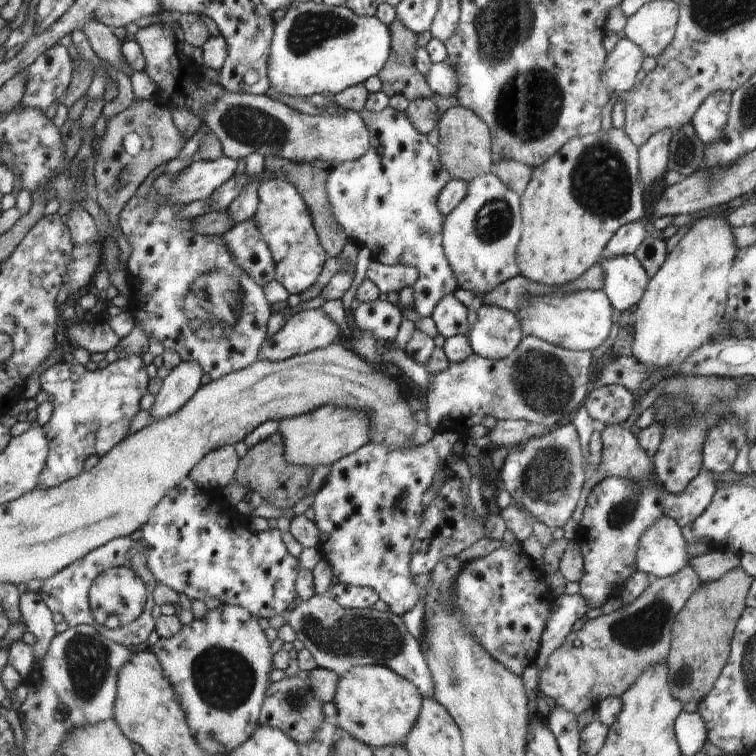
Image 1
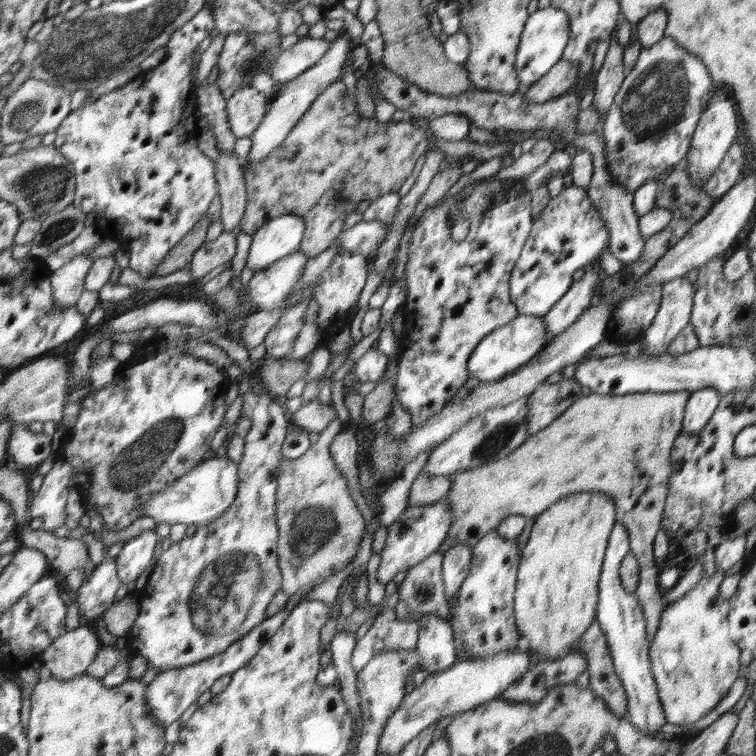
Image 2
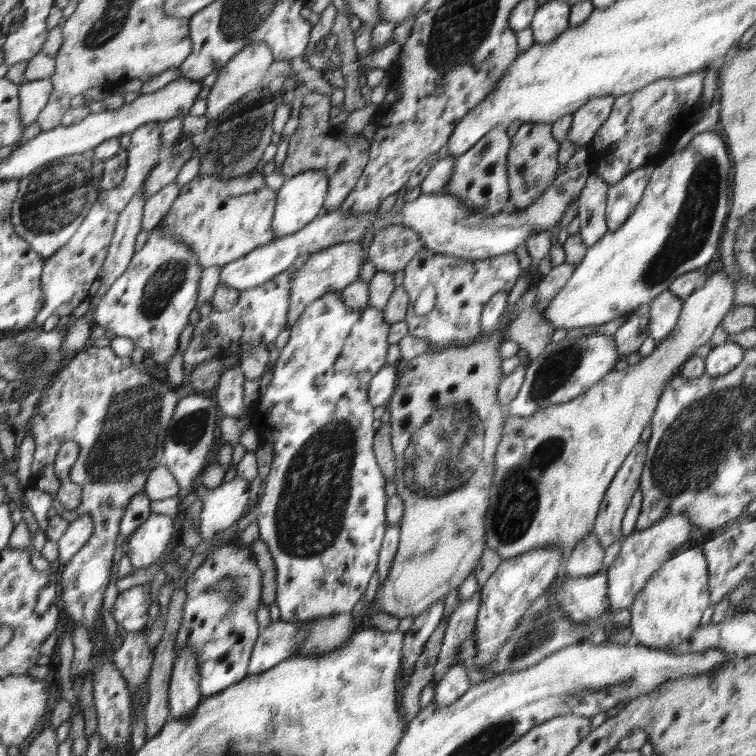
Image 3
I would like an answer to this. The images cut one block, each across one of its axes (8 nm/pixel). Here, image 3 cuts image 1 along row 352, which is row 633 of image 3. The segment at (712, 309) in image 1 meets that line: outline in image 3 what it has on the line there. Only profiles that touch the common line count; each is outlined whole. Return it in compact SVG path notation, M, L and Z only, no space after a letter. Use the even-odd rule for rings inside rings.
M693 546L684 552L678 552L660 566L658 572L647 582L646 586L636 596L634 604L629 608L632 642L662 650L675 647L678 643L688 640L691 634L700 628L702 614L709 605L708 569L701 546Z

